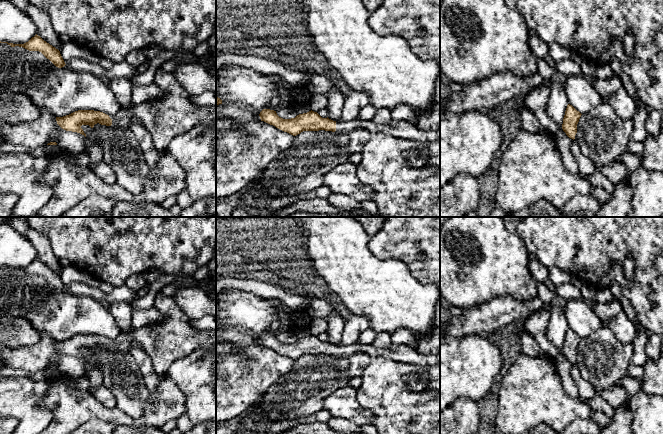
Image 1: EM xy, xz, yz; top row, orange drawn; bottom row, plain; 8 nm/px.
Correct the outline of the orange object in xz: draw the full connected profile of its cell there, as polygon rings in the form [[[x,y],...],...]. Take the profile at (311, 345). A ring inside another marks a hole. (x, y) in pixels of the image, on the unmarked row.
[[[263,333],[260,338],[261,345],[264,345],[276,352],[287,356],[293,360],[300,358],[303,355],[332,355],[340,358],[350,358],[357,352],[364,352],[373,358],[382,356],[394,361],[414,364],[421,367],[427,365],[440,366],[440,354],[423,355],[417,352],[413,347],[406,344],[392,343],[387,348],[376,348],[372,344],[362,344],[357,342],[350,346],[333,345],[331,343],[322,342],[317,336],[309,335],[299,338],[295,342],[283,343],[279,341],[274,334]]]

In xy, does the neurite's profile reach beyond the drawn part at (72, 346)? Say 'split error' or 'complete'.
split error

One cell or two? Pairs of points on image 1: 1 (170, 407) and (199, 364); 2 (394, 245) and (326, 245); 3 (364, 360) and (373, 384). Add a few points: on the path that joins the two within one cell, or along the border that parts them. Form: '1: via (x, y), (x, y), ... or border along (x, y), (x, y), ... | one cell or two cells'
1: border along (167, 376), (182, 393), (186, 413) | two cells
2: border along (369, 237), (368, 248), (378, 258), (388, 258) | two cells
3: border along (371, 358), (360, 375) | two cells

